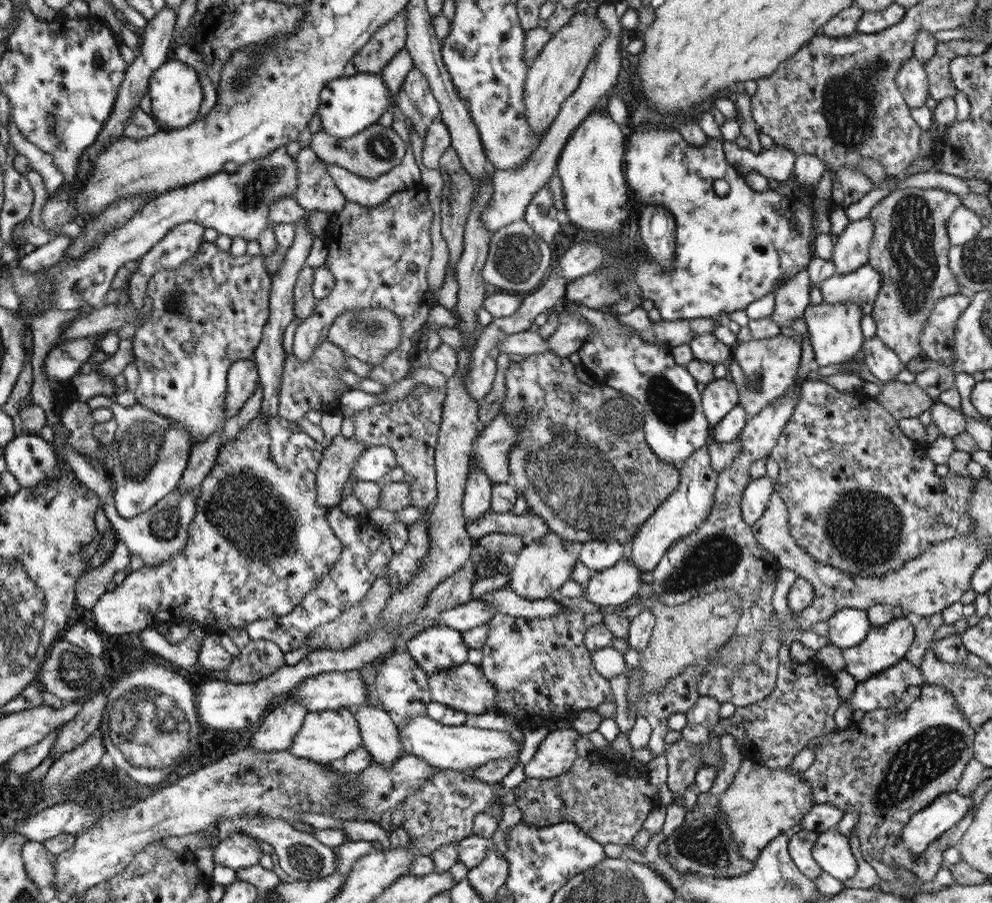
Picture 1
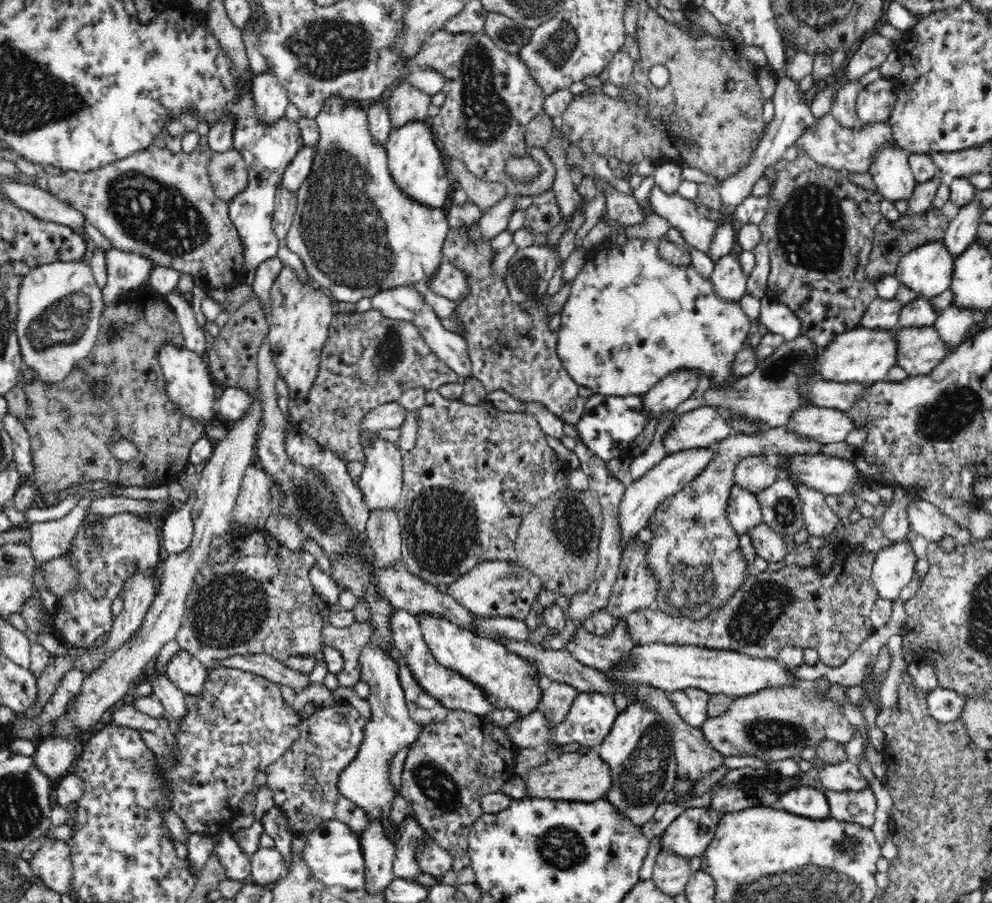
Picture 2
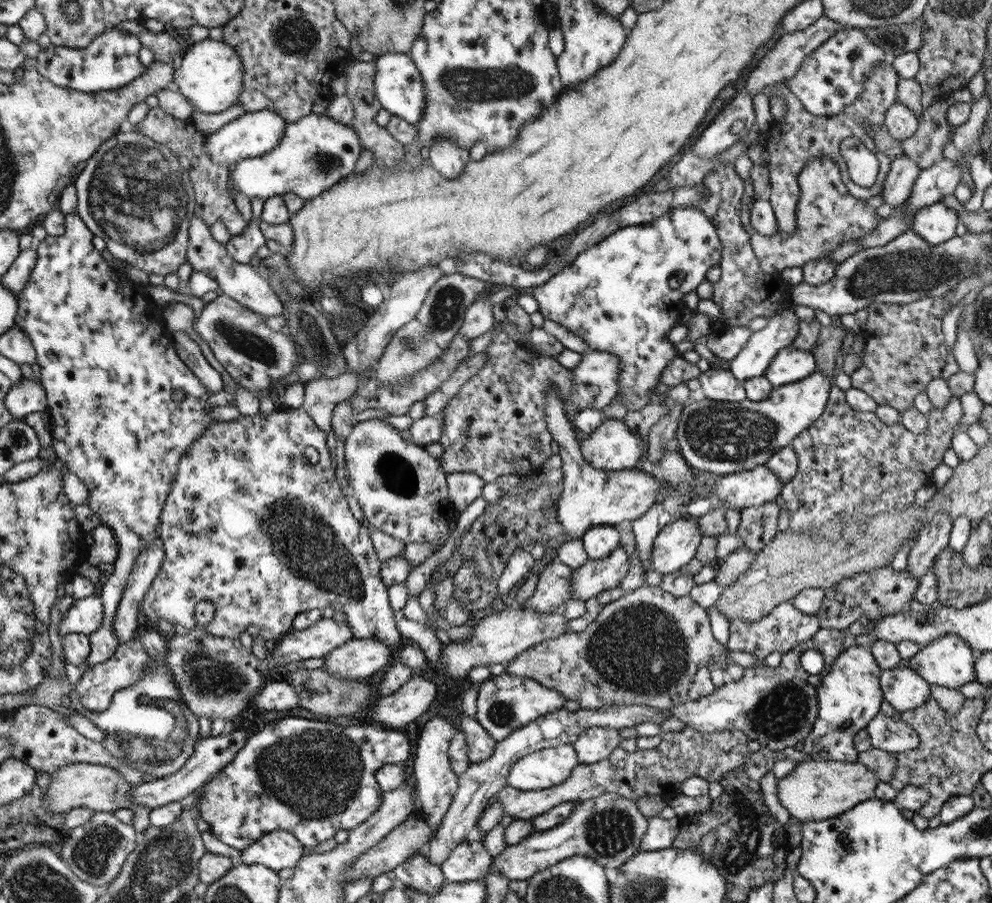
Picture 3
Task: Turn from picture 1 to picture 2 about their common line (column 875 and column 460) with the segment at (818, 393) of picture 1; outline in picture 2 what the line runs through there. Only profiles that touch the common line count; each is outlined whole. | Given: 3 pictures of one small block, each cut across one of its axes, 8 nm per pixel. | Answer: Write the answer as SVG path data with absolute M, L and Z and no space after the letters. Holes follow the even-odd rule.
M428 391L425 396L424 406L418 411L418 439L416 446L412 450L403 452L403 488L402 498L396 504L396 514L400 521L402 530L401 538L401 561L403 565L416 576L430 582L433 585L447 584L456 582L463 574L478 566L481 562L498 559L499 561L516 561L517 547L516 539L523 519L528 512L543 500L546 500L557 490L568 487L569 466L566 462L558 458L554 448L548 446L547 435L541 430L540 424L533 415L523 414L522 412L500 412L492 402L486 400L485 403L478 405L468 405L460 400L450 400L441 396L438 391Z

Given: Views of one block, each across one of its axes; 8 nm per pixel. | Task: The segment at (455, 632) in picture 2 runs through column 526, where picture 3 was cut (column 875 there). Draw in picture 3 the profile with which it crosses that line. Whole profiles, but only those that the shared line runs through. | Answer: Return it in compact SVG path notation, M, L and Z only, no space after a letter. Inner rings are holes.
M852 645L837 657L830 672L822 677L817 686L818 714L811 733L805 738L805 758L832 759L836 762L856 762L859 753L854 746L855 734L866 729L879 713L884 695L879 683L882 670L878 667L870 649Z

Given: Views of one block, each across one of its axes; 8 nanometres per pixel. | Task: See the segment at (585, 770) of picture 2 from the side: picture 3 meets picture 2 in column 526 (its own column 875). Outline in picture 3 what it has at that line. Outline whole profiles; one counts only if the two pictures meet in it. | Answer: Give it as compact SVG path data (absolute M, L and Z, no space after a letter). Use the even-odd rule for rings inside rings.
M801 758L797 767L778 781L778 798L782 806L800 823L833 818L854 808L859 802L874 798L879 781L877 774L860 761L836 762L830 758Z

